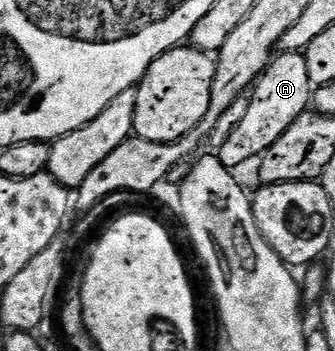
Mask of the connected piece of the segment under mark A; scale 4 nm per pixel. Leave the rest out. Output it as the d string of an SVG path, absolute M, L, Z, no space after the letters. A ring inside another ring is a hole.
M283 52L275 55L257 80L247 106L236 128L223 142L218 155L227 168L233 168L248 158L262 156L311 107L314 85L309 80L303 53Z

